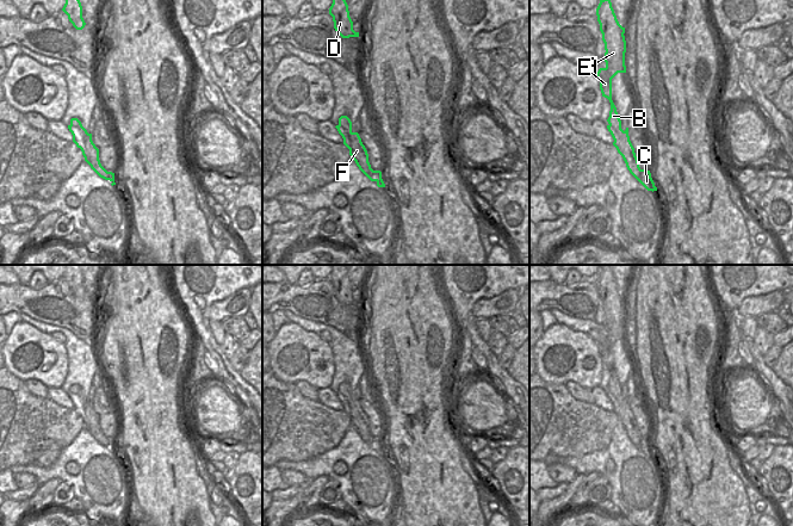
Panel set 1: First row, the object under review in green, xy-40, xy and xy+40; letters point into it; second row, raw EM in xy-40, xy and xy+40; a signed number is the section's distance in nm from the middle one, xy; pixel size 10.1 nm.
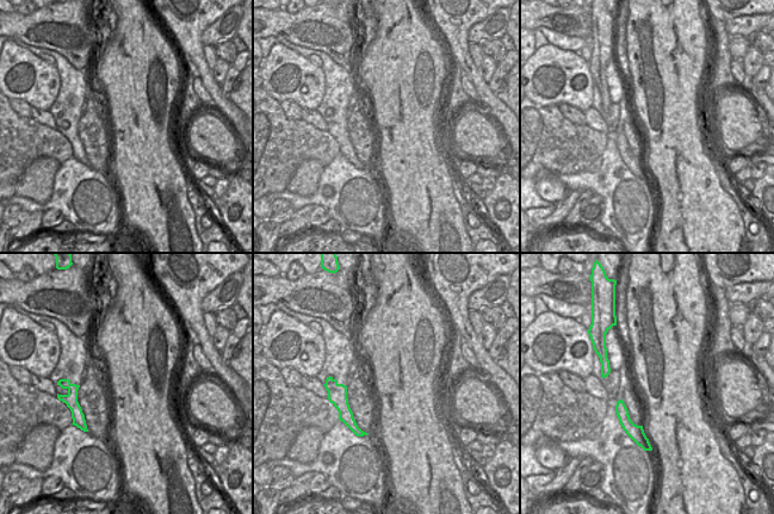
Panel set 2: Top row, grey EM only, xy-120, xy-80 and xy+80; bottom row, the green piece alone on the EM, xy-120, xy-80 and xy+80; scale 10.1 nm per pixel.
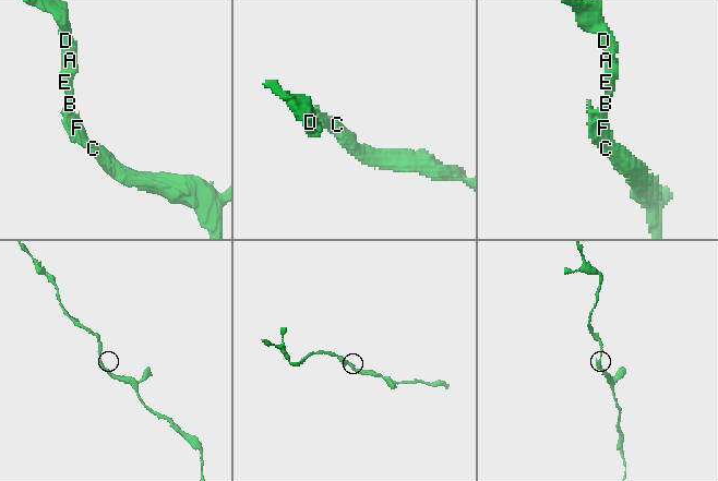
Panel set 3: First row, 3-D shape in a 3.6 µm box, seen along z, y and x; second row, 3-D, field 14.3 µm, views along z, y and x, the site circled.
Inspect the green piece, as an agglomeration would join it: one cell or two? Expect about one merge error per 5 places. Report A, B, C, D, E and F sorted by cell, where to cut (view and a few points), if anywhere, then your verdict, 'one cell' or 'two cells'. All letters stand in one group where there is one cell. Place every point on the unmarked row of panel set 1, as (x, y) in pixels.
A B C D E F | no cut | one cell

